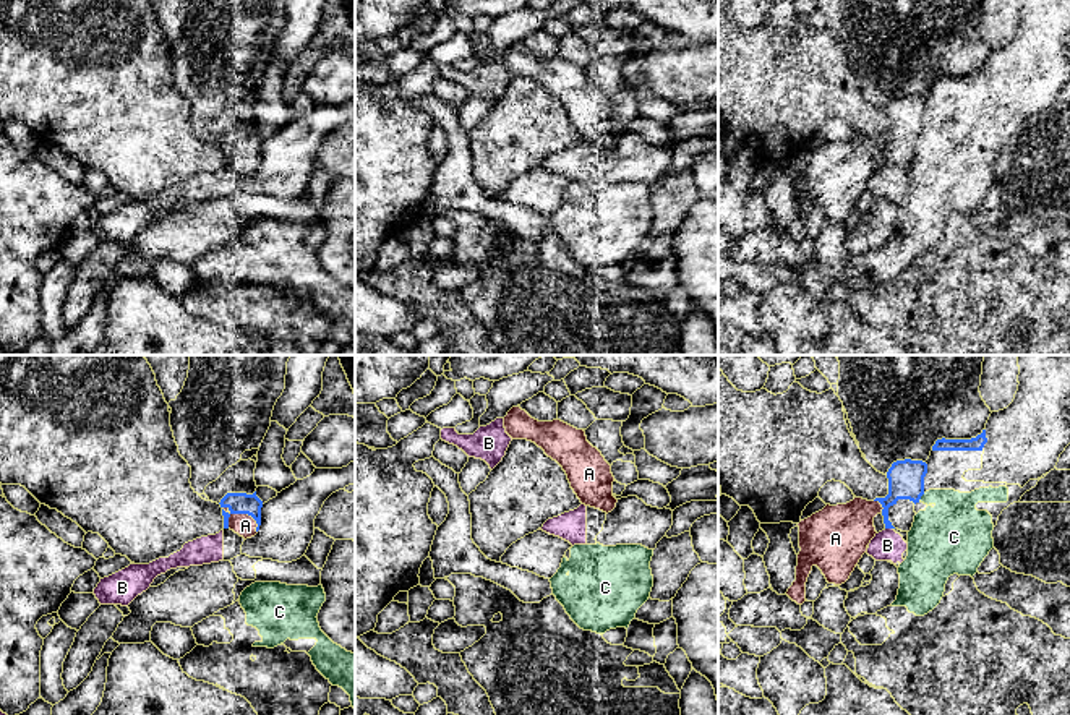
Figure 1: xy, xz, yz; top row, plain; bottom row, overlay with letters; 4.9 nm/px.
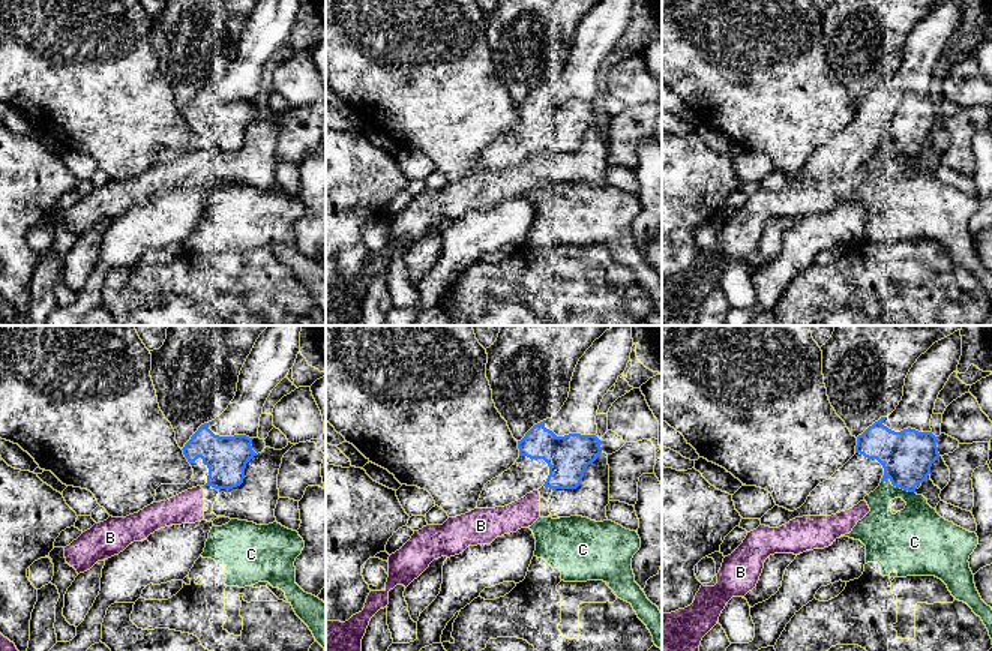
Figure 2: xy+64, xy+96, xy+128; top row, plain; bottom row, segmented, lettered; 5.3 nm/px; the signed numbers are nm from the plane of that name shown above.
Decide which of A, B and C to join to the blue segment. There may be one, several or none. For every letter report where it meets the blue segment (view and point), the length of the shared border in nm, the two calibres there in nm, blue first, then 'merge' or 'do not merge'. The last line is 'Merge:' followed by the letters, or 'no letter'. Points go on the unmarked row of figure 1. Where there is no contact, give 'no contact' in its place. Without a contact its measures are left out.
A: xy (245, 149) | 220 nm | 110/110 nm | merge
B: yz (889, 164) | 40 nm | 180/160 nm | do not merge
C: yz (921, 132) | 50 nm | 180/340 nm | do not merge
Merge: A

